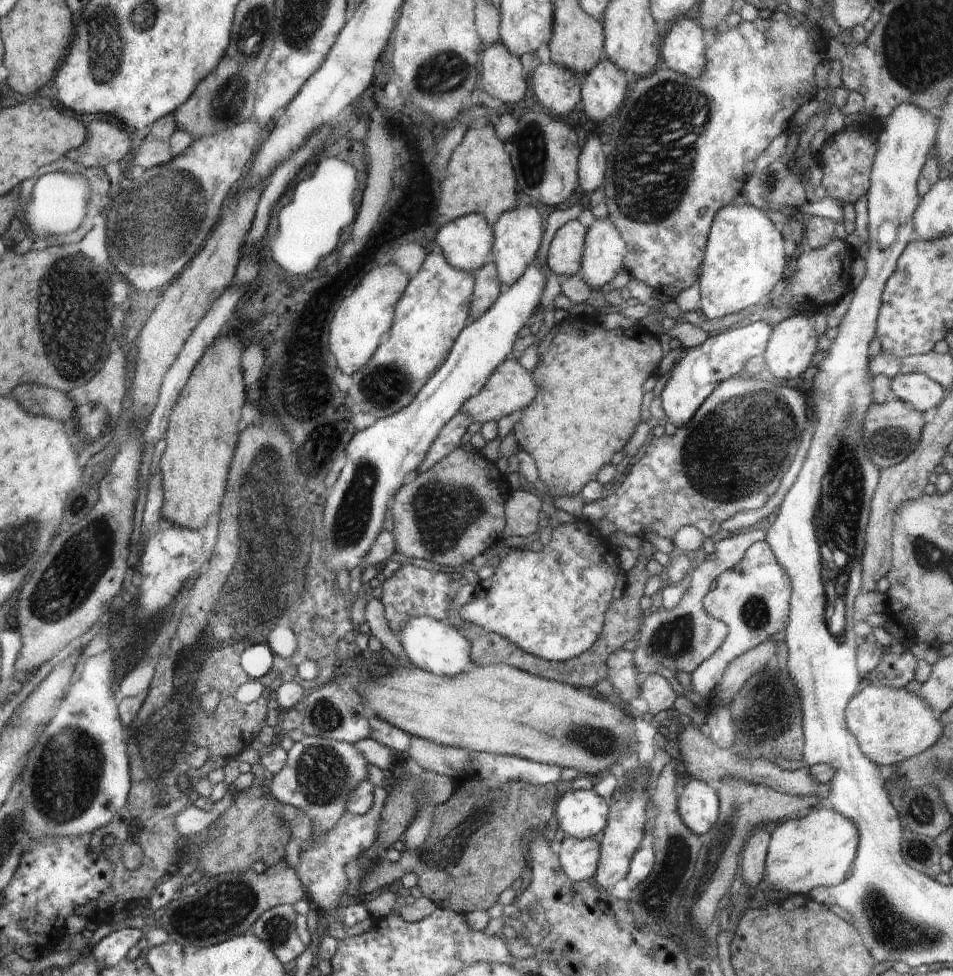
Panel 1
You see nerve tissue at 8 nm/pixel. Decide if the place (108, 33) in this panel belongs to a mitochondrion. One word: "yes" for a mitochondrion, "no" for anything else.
yes

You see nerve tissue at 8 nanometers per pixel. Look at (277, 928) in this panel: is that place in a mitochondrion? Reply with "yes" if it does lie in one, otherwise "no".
yes

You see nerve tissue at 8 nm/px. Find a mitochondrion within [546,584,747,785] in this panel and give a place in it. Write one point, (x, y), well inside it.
(677, 639)

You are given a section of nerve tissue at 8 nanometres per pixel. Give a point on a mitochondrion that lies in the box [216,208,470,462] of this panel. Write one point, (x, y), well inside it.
(385, 385)

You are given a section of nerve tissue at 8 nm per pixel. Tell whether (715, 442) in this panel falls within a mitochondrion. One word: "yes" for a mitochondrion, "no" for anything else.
yes

